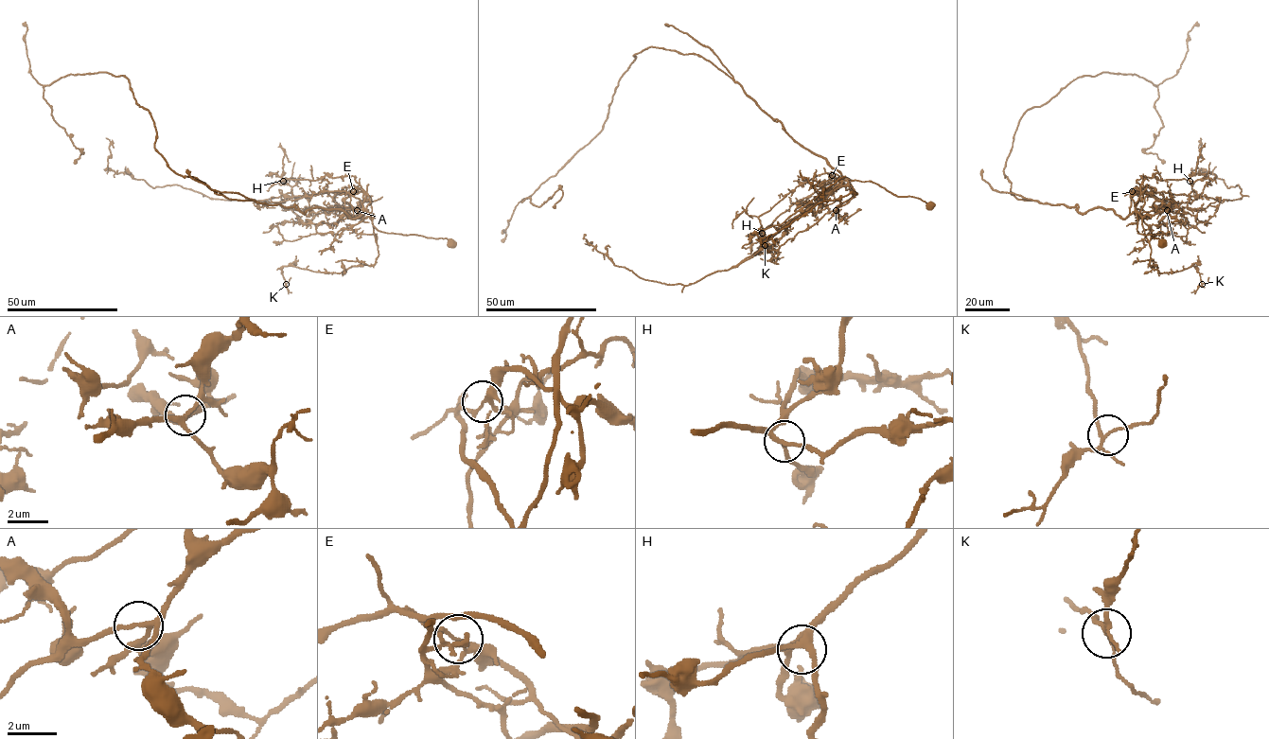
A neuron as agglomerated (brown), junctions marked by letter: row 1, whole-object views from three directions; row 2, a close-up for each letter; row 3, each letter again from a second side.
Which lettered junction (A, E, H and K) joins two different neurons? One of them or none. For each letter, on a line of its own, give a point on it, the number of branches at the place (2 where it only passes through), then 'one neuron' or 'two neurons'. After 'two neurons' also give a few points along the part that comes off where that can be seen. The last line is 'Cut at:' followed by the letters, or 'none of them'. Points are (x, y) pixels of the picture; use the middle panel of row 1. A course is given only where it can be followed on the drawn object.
A: at (836, 210); 4 branches meet; one neuron
E: at (832, 175); 4 branches meet; two neurons; foreign part runs (832, 175), (842, 184), (751, 255), (687, 285), (640, 278), (585, 243)
H: at (762, 233); 4 branches meet; one neuron
K: at (765, 245); 4 branches meet; one neuron
Cut at: E

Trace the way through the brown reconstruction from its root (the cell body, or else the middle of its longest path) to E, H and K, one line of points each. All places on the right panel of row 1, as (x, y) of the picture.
E: (1163, 243), (1153, 235), (1137, 233), (1136, 205), (1130, 197), (1132, 191)
H: (1163, 243), (1136, 230), (1135, 209), (1140, 176), (1189, 181)
K: (1163, 243), (1137, 233), (1135, 210), (1151, 248), (1149, 265), (1159, 272), (1194, 265), (1202, 284)

